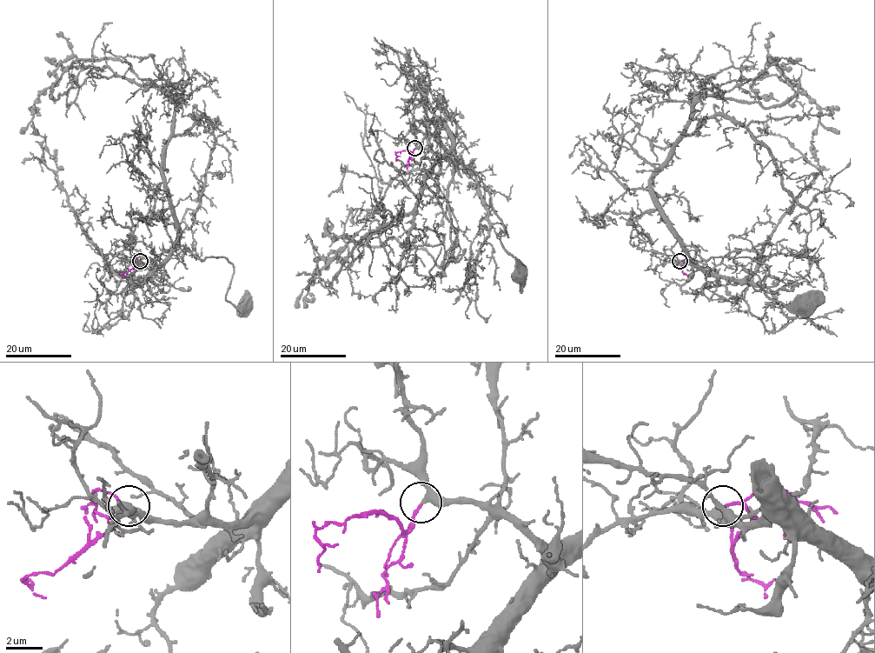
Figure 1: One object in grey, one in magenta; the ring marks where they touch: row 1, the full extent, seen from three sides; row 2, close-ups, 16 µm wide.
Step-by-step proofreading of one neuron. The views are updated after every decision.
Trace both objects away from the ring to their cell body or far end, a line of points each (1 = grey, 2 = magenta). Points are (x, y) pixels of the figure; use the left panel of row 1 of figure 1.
1: (140, 261), (162, 263), (178, 245), (201, 260), (224, 257), (233, 268), (227, 300), (241, 310), (244, 308)
2: (140, 261), (122, 275)

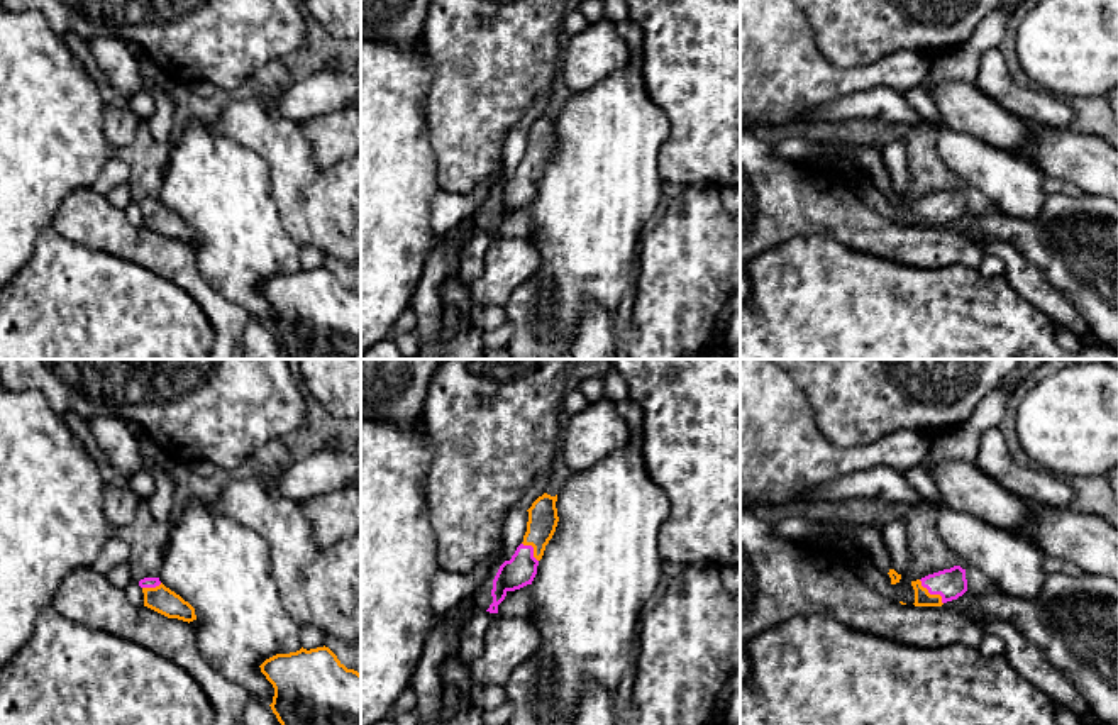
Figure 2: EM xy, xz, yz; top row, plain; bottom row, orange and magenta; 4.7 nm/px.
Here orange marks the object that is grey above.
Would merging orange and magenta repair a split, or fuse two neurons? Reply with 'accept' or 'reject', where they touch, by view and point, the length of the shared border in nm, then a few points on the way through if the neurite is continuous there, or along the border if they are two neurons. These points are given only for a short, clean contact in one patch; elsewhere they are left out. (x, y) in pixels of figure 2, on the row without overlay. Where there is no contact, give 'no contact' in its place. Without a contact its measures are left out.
accept; meets orange in yz at (932, 215); contact 170 nm long; runs through yz (922, 217), (932, 215), (940, 207), (951, 204)

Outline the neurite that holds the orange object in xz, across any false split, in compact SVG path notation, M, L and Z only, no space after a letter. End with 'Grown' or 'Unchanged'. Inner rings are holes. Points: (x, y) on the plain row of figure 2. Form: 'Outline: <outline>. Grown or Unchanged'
Outline: M544 113L527 130L529 142L523 163L517 168L512 180L500 186L493 200L493 224L486 232L498 234L498 225L505 220L508 212L532 205L539 181L559 142L556 122L557 115L551 117Z. Grown

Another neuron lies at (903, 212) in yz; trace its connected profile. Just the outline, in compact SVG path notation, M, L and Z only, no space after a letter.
M901 196L901 200L896 205L891 205L891 219L894 222L903 222L906 225L913 225L915 224L915 210L911 207L911 202L913 200Z

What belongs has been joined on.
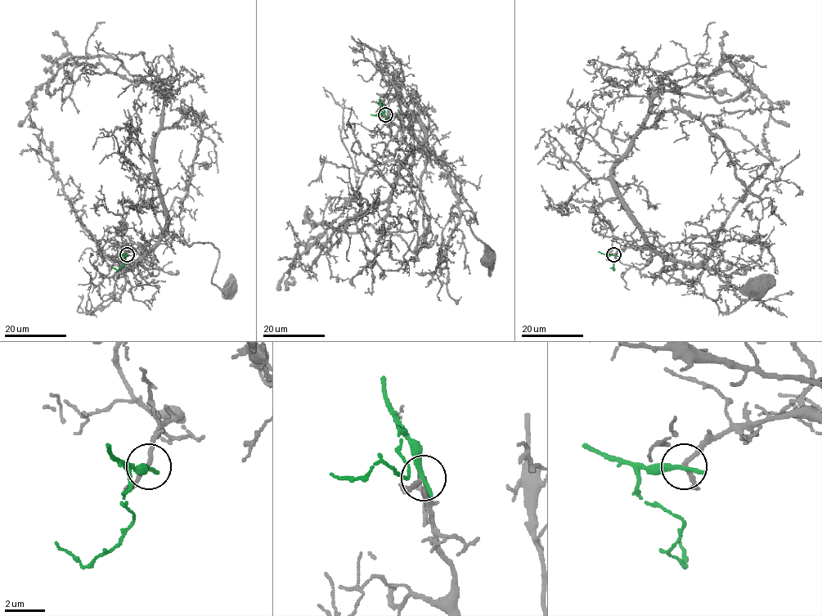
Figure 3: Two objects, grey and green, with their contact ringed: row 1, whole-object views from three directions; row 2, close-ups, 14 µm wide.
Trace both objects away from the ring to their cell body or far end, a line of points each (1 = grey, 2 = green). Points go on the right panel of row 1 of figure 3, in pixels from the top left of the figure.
1: (613, 254), (644, 249), (642, 231), (662, 245), (705, 243), (722, 253), (723, 281), (744, 293), (759, 290)
2: (613, 254), (608, 254), (607, 258), (613, 264), (612, 267), (613, 270), (613, 266)

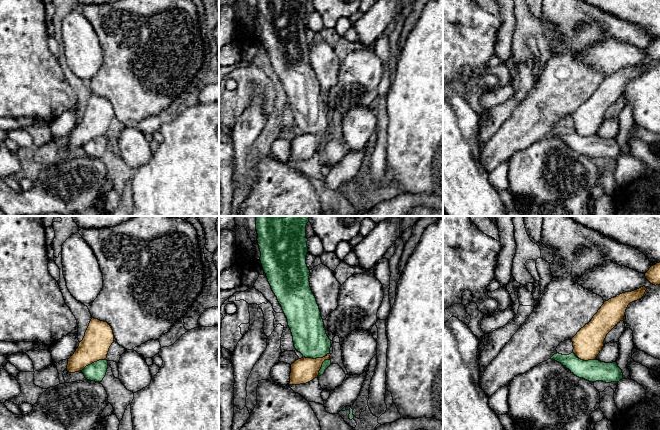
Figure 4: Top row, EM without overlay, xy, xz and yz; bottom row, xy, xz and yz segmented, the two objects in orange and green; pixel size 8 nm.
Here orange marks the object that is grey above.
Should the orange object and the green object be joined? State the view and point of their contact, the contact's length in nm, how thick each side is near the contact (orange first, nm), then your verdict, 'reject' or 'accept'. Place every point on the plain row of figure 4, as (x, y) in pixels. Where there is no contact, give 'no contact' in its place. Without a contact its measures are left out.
meets orange in xz at (316, 134); contact 220 nm long; 200 nm thick on the orange side, 280 nm on the other; reject

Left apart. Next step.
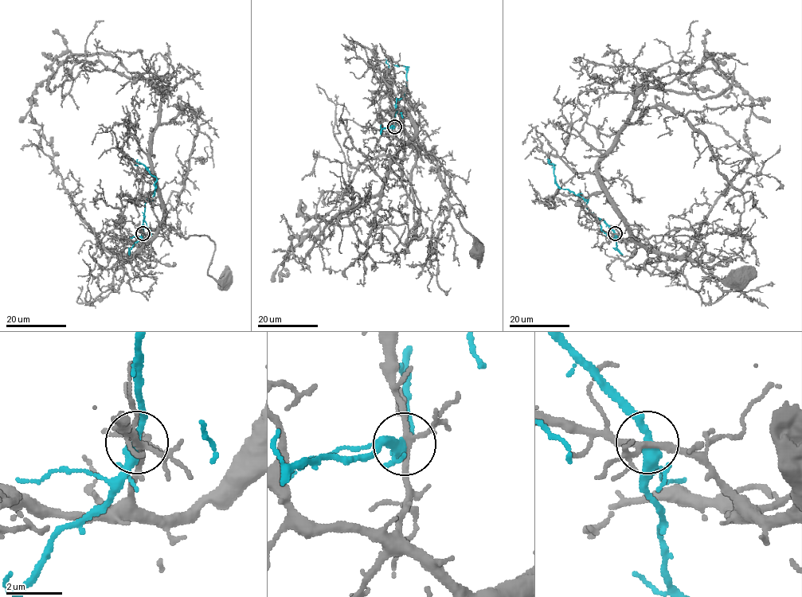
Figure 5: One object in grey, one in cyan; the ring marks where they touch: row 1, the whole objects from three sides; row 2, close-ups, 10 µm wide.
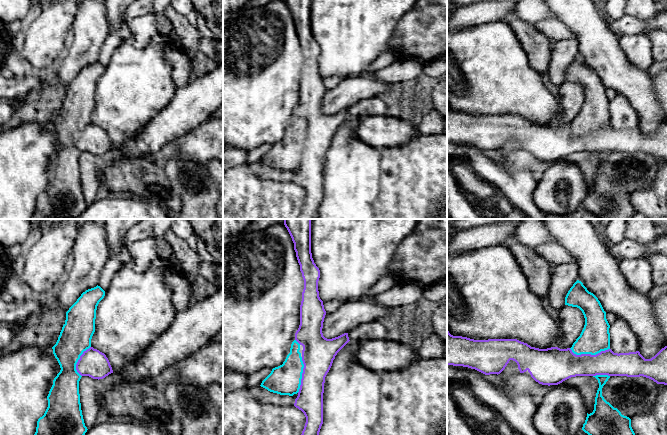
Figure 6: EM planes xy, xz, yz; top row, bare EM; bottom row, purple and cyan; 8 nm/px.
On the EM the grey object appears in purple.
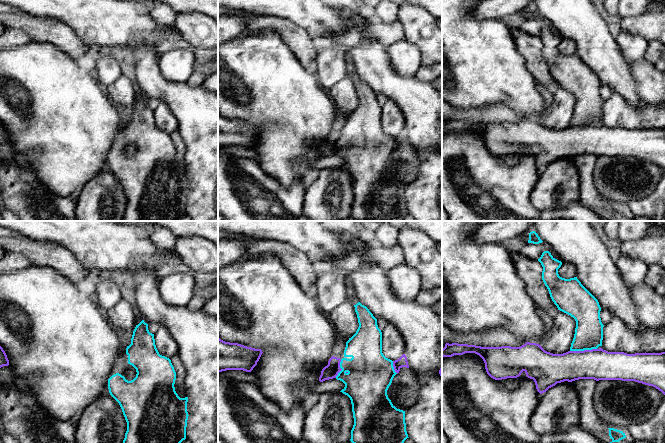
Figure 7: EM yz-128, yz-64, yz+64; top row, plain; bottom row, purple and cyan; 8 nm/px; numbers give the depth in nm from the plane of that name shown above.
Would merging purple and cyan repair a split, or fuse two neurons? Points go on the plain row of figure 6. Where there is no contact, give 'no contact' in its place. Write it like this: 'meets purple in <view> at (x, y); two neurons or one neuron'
meets purple in yz at (589, 130); two neurons

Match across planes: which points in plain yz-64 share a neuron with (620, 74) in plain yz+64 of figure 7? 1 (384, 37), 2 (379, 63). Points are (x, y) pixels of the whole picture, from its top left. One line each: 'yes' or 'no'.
1: no
2: yes

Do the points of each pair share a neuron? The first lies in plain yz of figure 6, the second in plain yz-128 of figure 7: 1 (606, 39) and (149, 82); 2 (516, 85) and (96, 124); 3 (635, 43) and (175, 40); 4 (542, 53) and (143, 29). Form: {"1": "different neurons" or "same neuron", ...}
{"1": "same neuron", "2": "same neuron", "3": "different neurons", "4": "different neurons"}

